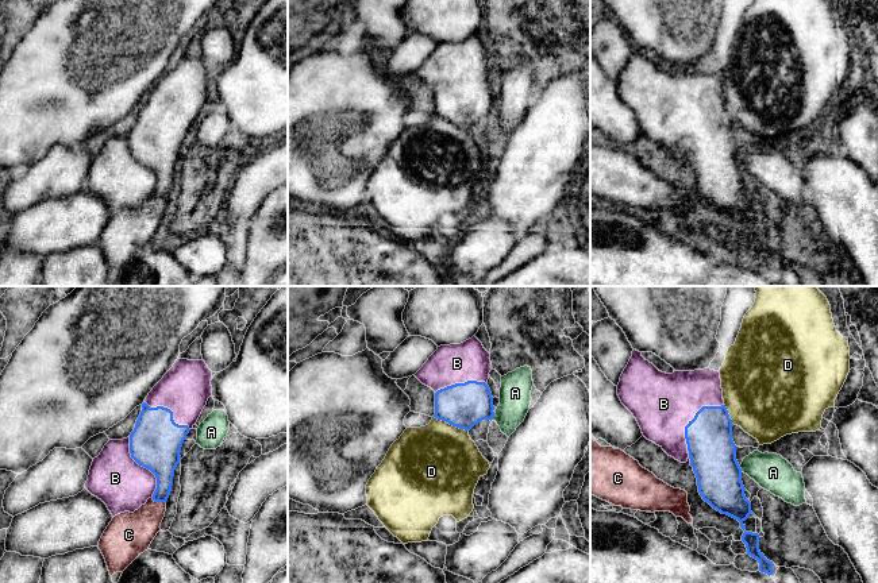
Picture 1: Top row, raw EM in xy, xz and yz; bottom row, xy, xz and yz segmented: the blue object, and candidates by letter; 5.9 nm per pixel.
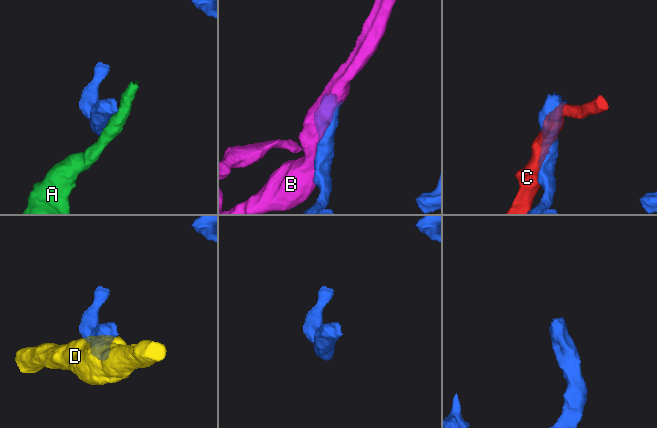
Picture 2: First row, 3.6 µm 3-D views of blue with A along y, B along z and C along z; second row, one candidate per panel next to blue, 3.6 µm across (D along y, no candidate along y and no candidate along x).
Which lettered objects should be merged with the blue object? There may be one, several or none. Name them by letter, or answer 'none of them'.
B

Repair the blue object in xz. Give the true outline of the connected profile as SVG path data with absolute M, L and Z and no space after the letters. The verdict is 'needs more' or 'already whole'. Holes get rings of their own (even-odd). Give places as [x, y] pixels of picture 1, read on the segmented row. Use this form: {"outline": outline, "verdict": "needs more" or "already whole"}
{"outline": "M473 336L461 344L438 347L415 377L435 391L435 418L470 431L482 420L493 420L493 397L488 386L490 370L490 354Z", "verdict": "needs more"}

